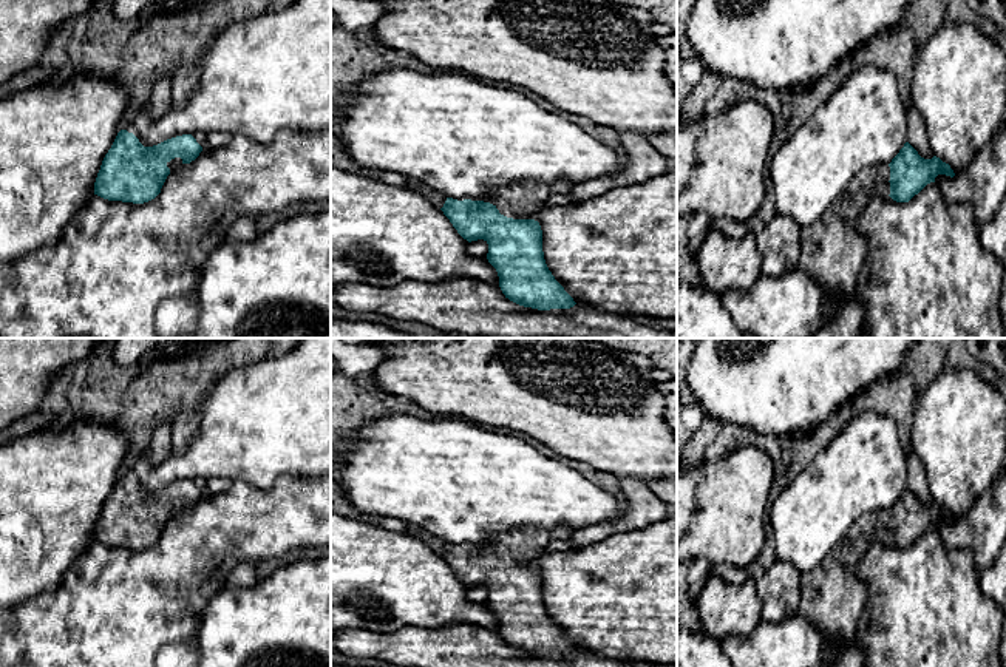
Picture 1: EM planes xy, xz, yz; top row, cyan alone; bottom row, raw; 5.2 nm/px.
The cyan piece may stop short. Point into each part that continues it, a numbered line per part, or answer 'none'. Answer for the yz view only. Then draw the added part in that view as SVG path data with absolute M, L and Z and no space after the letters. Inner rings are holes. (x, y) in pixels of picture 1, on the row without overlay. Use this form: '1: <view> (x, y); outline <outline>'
1: yz (832, 596); outline M889 510L861 516L830 556L816 570L802 574L797 615L813 622L831 647L848 648L855 642L856 624L868 598L865 584L856 576L856 567L875 542L890 540L889 526Z

